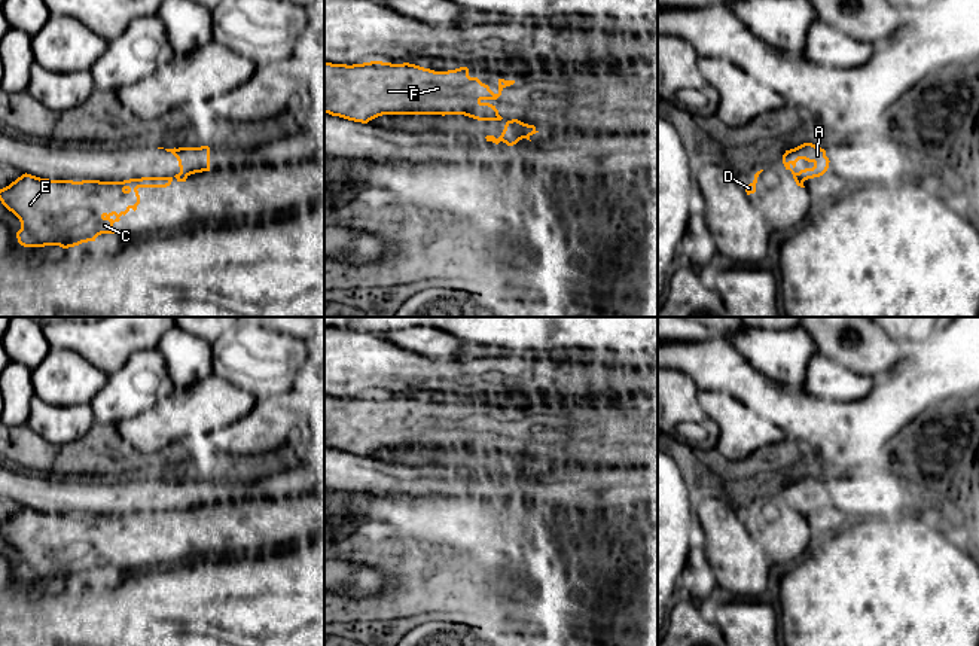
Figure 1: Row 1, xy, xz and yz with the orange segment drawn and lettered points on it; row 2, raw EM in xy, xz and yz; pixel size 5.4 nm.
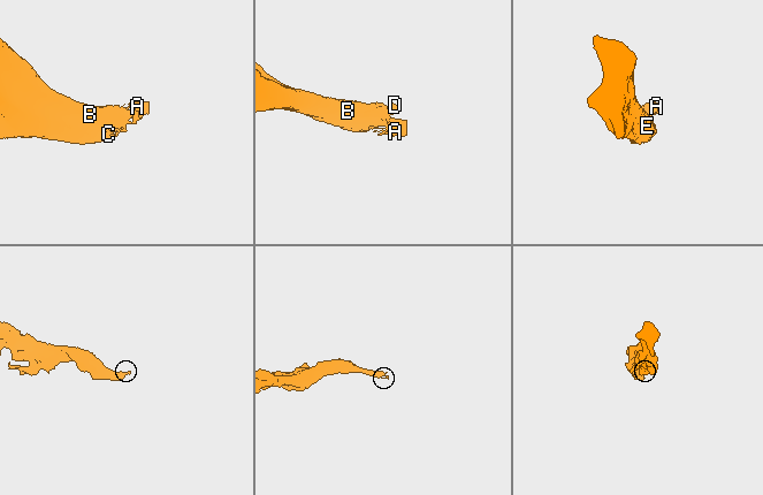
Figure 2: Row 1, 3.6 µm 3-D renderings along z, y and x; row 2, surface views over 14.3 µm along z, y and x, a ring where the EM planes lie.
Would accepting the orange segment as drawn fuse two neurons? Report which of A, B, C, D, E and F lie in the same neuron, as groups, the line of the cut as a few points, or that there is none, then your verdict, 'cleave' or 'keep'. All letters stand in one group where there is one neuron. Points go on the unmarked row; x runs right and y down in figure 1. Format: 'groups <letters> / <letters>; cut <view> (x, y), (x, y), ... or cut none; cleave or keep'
groups A / B C D E F; cut xy (176, 509), (186, 511); cleave

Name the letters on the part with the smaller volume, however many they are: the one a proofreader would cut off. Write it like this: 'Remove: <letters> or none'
Remove: A

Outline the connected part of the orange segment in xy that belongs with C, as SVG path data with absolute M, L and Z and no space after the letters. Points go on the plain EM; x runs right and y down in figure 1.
M22 508L9 519L0 522L1 537L21 555L16 566L18 576L24 581L60 579L74 581L95 575L101 567L115 567L113 557L140 537L138 521L167 521L173 511L141 511L123 515L100 514L49 514Z

